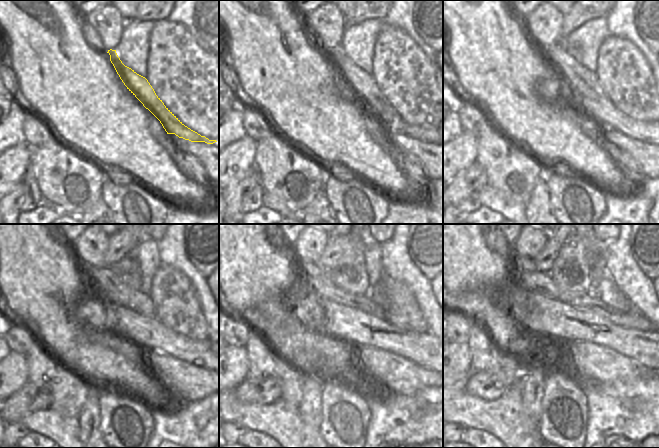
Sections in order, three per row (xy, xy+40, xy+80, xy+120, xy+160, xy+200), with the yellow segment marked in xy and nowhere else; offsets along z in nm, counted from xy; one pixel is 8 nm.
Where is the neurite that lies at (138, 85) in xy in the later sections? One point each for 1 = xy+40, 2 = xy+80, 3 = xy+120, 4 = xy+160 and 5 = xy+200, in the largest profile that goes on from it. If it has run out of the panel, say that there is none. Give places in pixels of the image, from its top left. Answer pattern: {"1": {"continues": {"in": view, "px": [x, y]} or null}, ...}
{"1": {"continues": {"in": "xy+40", "px": [358, 82]}}, "2": {"continues": {"in": "xy+80", "px": [585, 81]}}, "3": {"continues": {"in": "xy+120", "px": [135, 300]}}, "4": {"continues": {"in": "xy+160", "px": [299, 265]}}, "5": {"continues": {"in": "xy+200", "px": [515, 259]}}}

